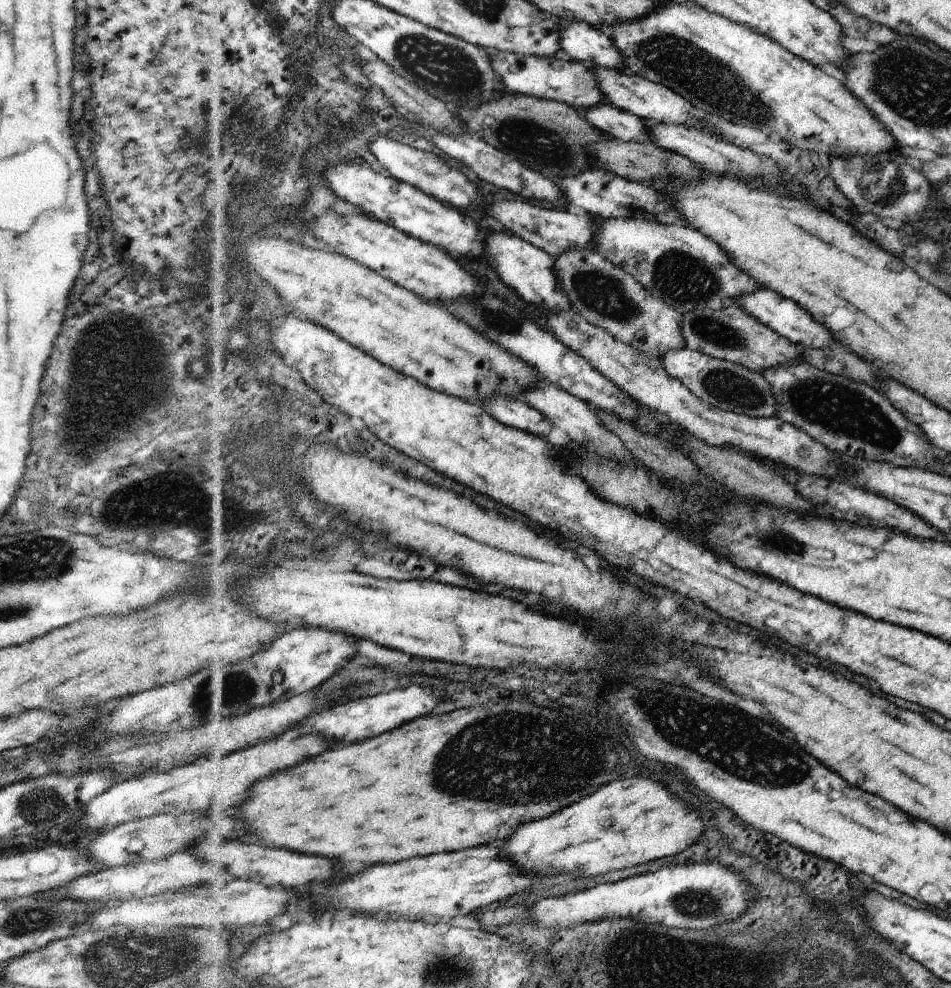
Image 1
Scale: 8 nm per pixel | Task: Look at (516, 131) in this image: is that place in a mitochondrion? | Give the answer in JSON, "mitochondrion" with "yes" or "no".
{"mitochondrion":"yes"}

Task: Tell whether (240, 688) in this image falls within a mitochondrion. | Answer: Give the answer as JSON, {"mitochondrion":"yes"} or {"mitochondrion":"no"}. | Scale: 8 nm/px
{"mitochondrion":"yes"}

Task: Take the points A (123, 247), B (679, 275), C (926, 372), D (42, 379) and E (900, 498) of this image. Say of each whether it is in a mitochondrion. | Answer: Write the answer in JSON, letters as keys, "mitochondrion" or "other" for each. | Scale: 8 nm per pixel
{"A":"other","B":"mitochondrion","C":"other","D":"other","E":"other"}

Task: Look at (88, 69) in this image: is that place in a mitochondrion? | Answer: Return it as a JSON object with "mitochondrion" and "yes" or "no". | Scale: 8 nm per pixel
{"mitochondrion":"no"}

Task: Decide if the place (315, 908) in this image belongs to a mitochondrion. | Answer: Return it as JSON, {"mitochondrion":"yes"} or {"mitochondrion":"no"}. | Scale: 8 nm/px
{"mitochondrion":"no"}

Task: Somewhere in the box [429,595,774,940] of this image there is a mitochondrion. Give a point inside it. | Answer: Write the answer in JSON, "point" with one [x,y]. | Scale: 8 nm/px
{"point":[690,903]}

